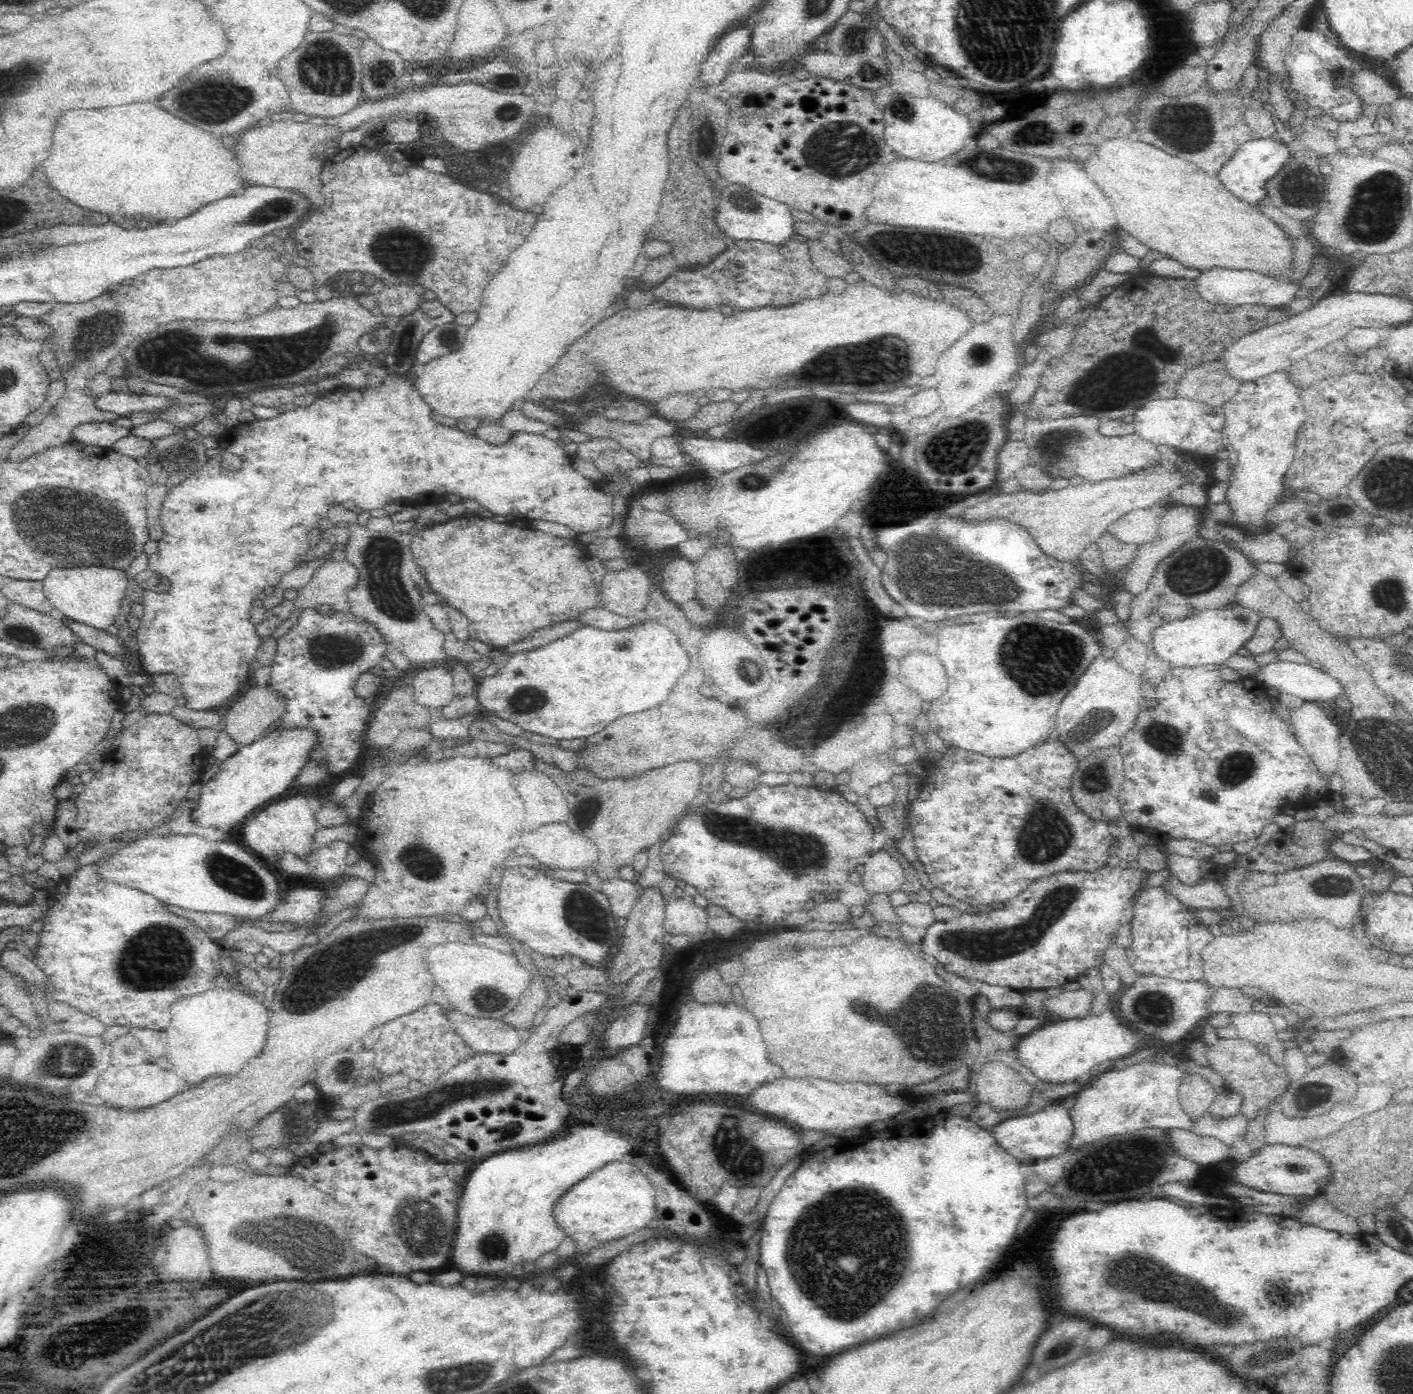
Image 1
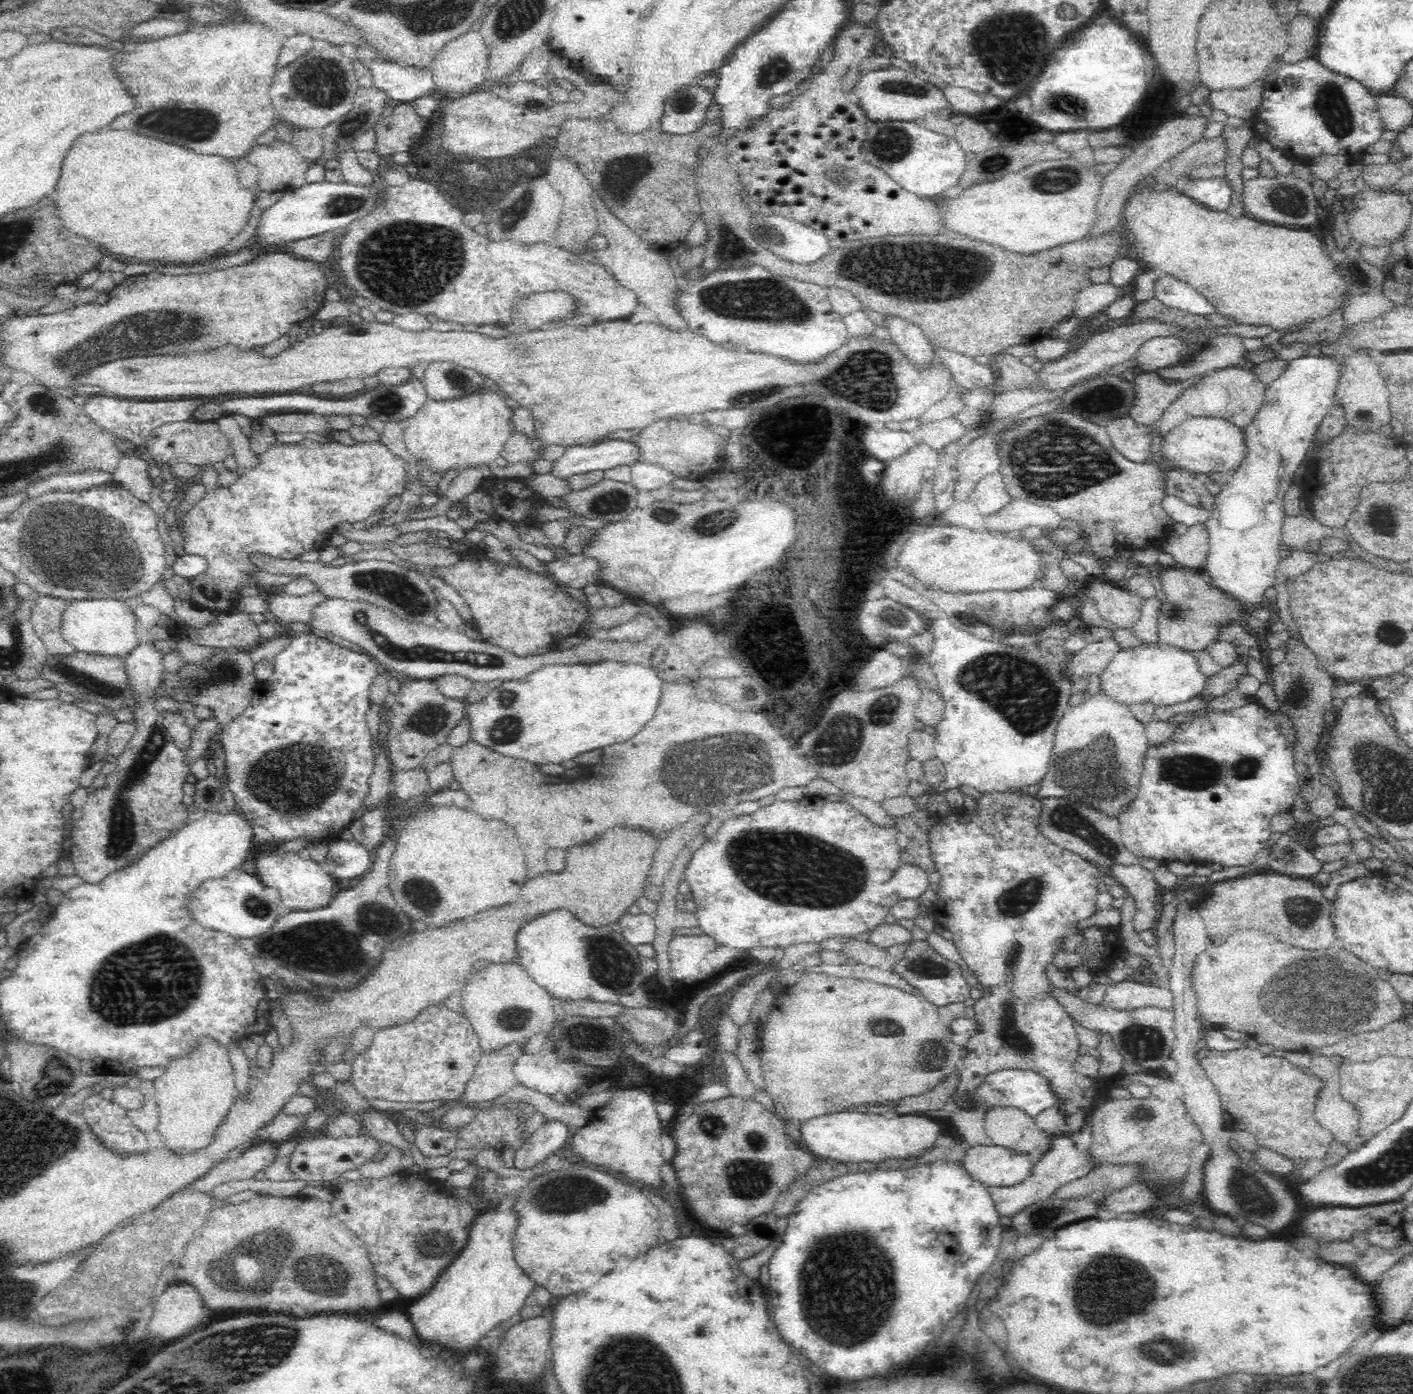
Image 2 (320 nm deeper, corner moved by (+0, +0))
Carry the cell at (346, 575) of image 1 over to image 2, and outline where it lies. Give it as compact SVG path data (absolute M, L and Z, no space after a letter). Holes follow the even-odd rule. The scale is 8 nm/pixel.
M318 589L305 595L289 595L271 591L267 609L276 616L278 623L310 623L314 620L314 608L318 608L327 596Z

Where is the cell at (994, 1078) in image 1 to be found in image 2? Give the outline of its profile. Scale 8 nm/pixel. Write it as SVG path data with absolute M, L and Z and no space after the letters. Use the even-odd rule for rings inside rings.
M1010 1105L990 1107L984 1117L984 1127L986 1133L988 1133L988 1137L992 1140L992 1144L1012 1147L1018 1153L1032 1153L1037 1151L1042 1155L1051 1145L1050 1137L1048 1137L1048 1134L1044 1130L1040 1130L1040 1126L1036 1124L1034 1117L1028 1115L1022 1109Z

